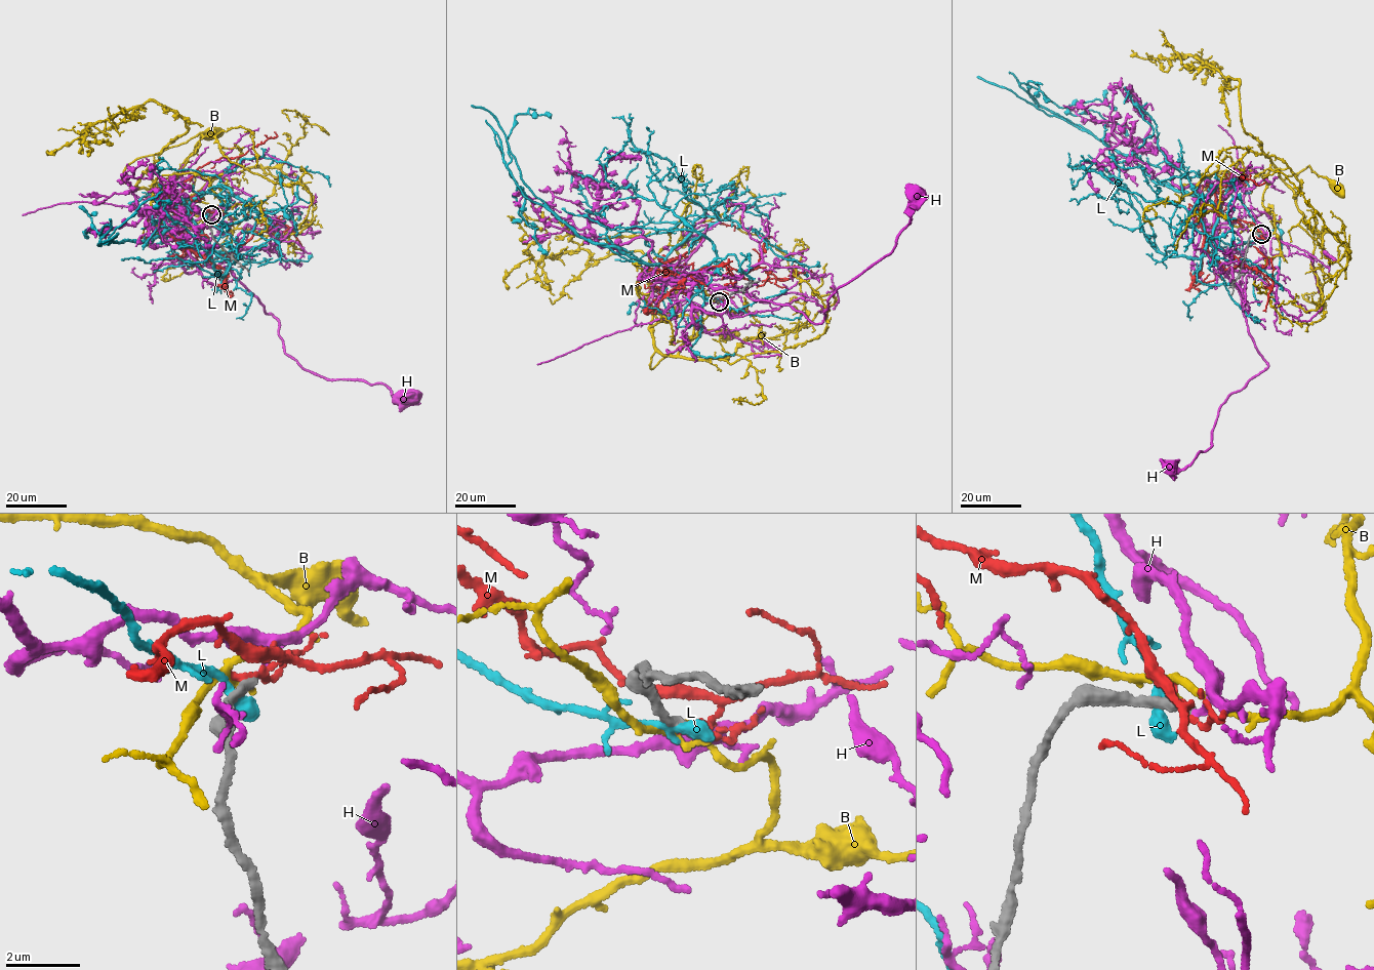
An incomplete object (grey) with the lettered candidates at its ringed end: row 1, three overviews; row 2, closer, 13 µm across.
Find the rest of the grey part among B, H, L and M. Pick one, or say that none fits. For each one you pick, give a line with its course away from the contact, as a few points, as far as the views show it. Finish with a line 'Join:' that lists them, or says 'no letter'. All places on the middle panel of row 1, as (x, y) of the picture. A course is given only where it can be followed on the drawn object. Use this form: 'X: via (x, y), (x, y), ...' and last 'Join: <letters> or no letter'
Join: no letter

